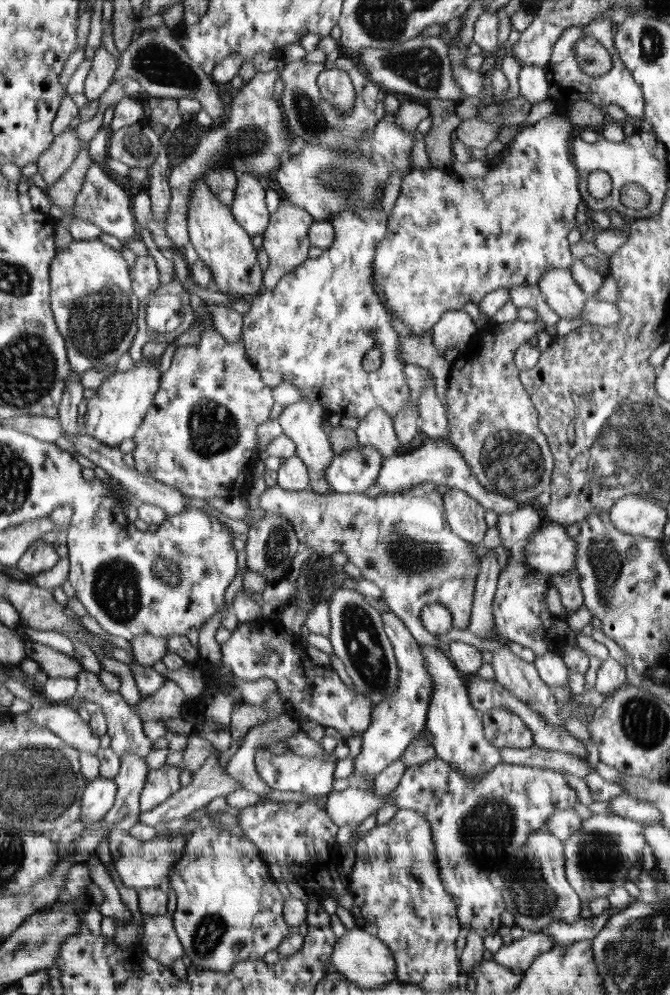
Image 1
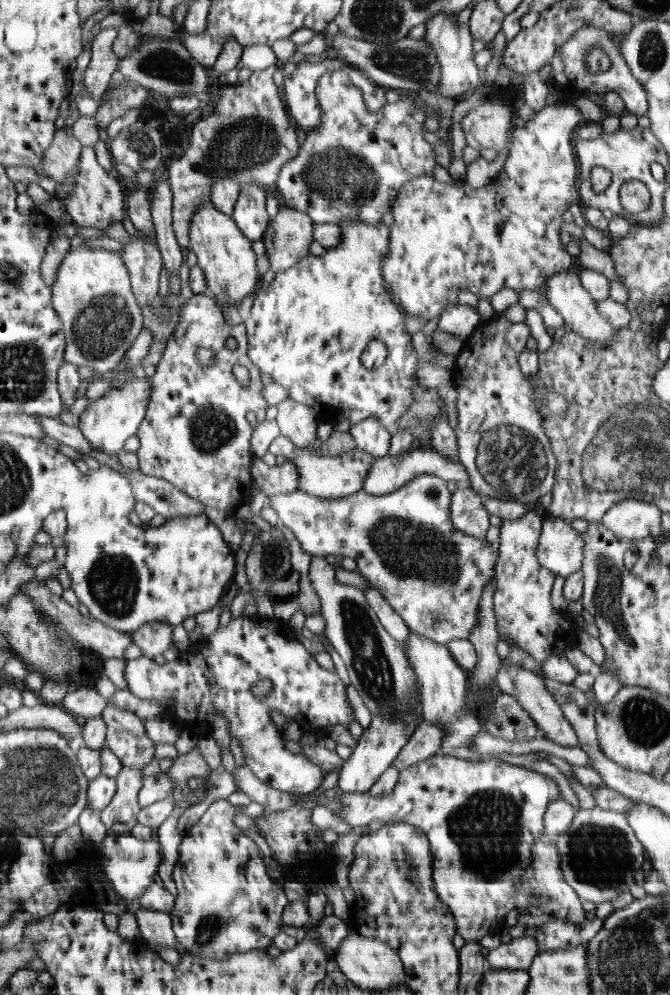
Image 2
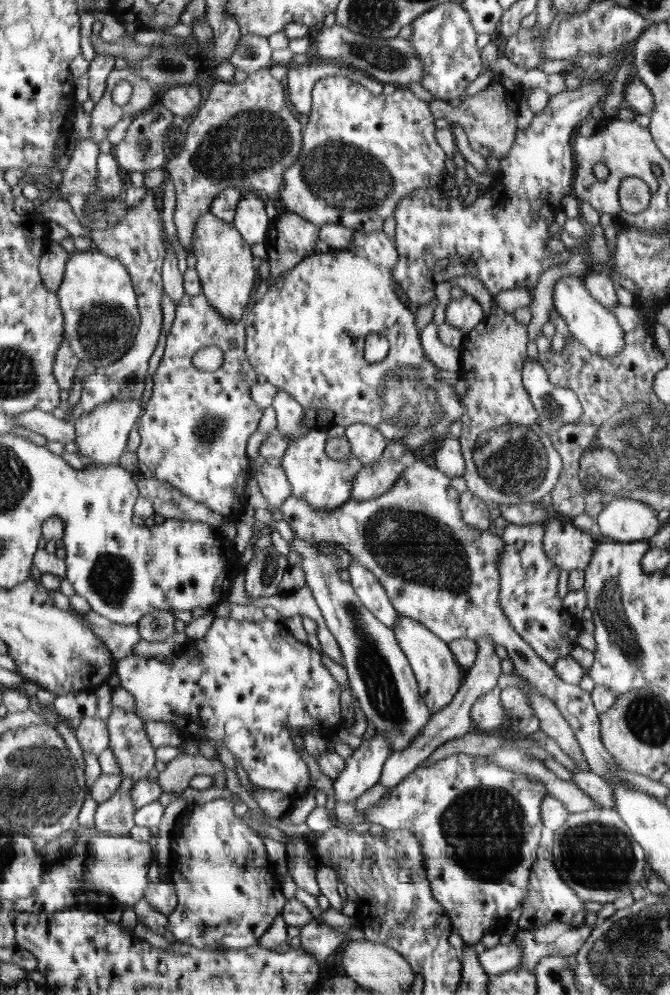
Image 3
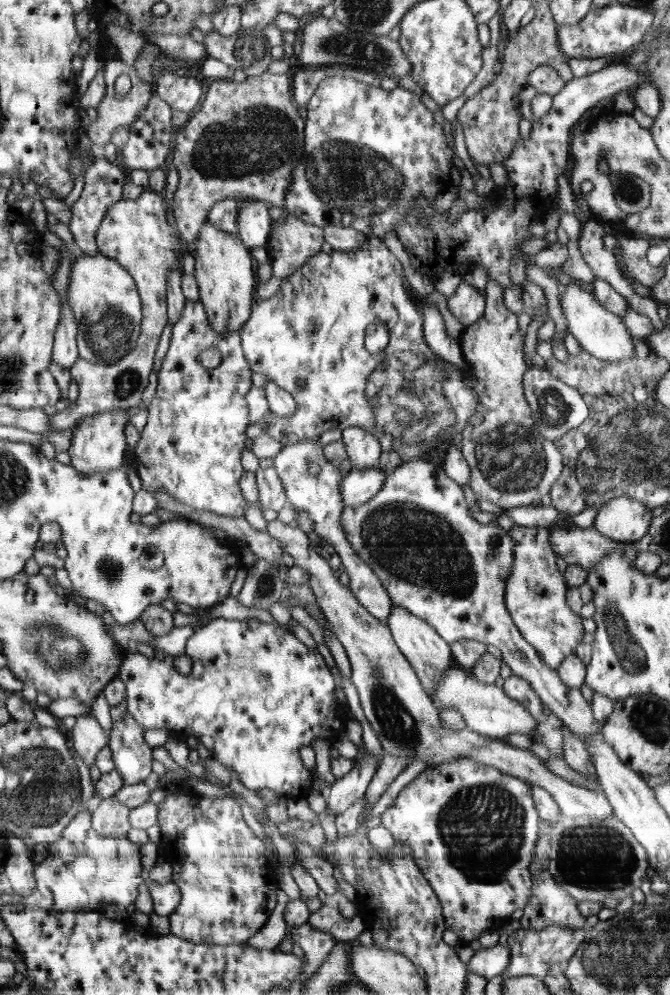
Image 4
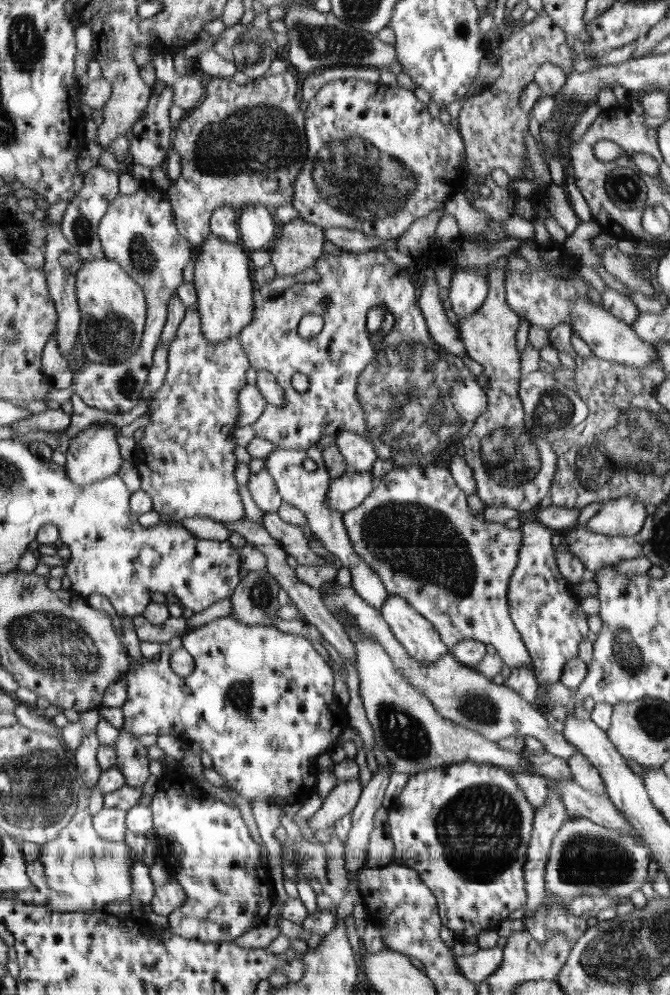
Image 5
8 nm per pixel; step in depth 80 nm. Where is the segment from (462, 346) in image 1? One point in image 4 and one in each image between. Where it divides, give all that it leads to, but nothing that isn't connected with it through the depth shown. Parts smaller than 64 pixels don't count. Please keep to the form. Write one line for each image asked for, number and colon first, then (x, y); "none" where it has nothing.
2: (461, 320)
3: (465, 314)
4: (467, 304)

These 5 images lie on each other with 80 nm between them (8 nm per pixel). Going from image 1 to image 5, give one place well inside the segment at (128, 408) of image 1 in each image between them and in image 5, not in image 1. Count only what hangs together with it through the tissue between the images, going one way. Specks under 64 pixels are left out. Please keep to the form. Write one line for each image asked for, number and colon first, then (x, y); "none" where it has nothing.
2: (108, 422)
3: (101, 435)
4: (98, 444)
5: (93, 454)

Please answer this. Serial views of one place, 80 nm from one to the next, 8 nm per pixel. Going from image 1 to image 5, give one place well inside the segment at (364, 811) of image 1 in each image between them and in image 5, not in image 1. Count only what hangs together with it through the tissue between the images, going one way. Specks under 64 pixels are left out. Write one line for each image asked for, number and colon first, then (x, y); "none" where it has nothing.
2: (482, 818)
3: (479, 824)
4: (473, 828)
5: (465, 828)

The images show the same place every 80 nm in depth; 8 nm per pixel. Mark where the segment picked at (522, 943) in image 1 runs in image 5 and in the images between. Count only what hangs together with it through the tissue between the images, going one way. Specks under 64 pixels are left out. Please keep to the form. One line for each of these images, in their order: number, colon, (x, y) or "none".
2: (518, 954)
3: (495, 961)
4: (488, 962)
5: (477, 966)

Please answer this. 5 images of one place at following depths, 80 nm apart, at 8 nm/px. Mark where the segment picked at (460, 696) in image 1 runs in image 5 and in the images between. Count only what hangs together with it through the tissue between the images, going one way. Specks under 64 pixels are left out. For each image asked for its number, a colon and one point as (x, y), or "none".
2: (442, 682)
3: (439, 676)
4: (429, 653)
5: (422, 641)

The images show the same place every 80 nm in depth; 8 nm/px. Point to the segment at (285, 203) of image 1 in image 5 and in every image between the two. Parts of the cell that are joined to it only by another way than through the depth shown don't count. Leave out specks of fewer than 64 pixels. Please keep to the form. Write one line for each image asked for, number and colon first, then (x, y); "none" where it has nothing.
2: (288, 237)
3: (292, 238)
4: (293, 243)
5: (300, 245)

